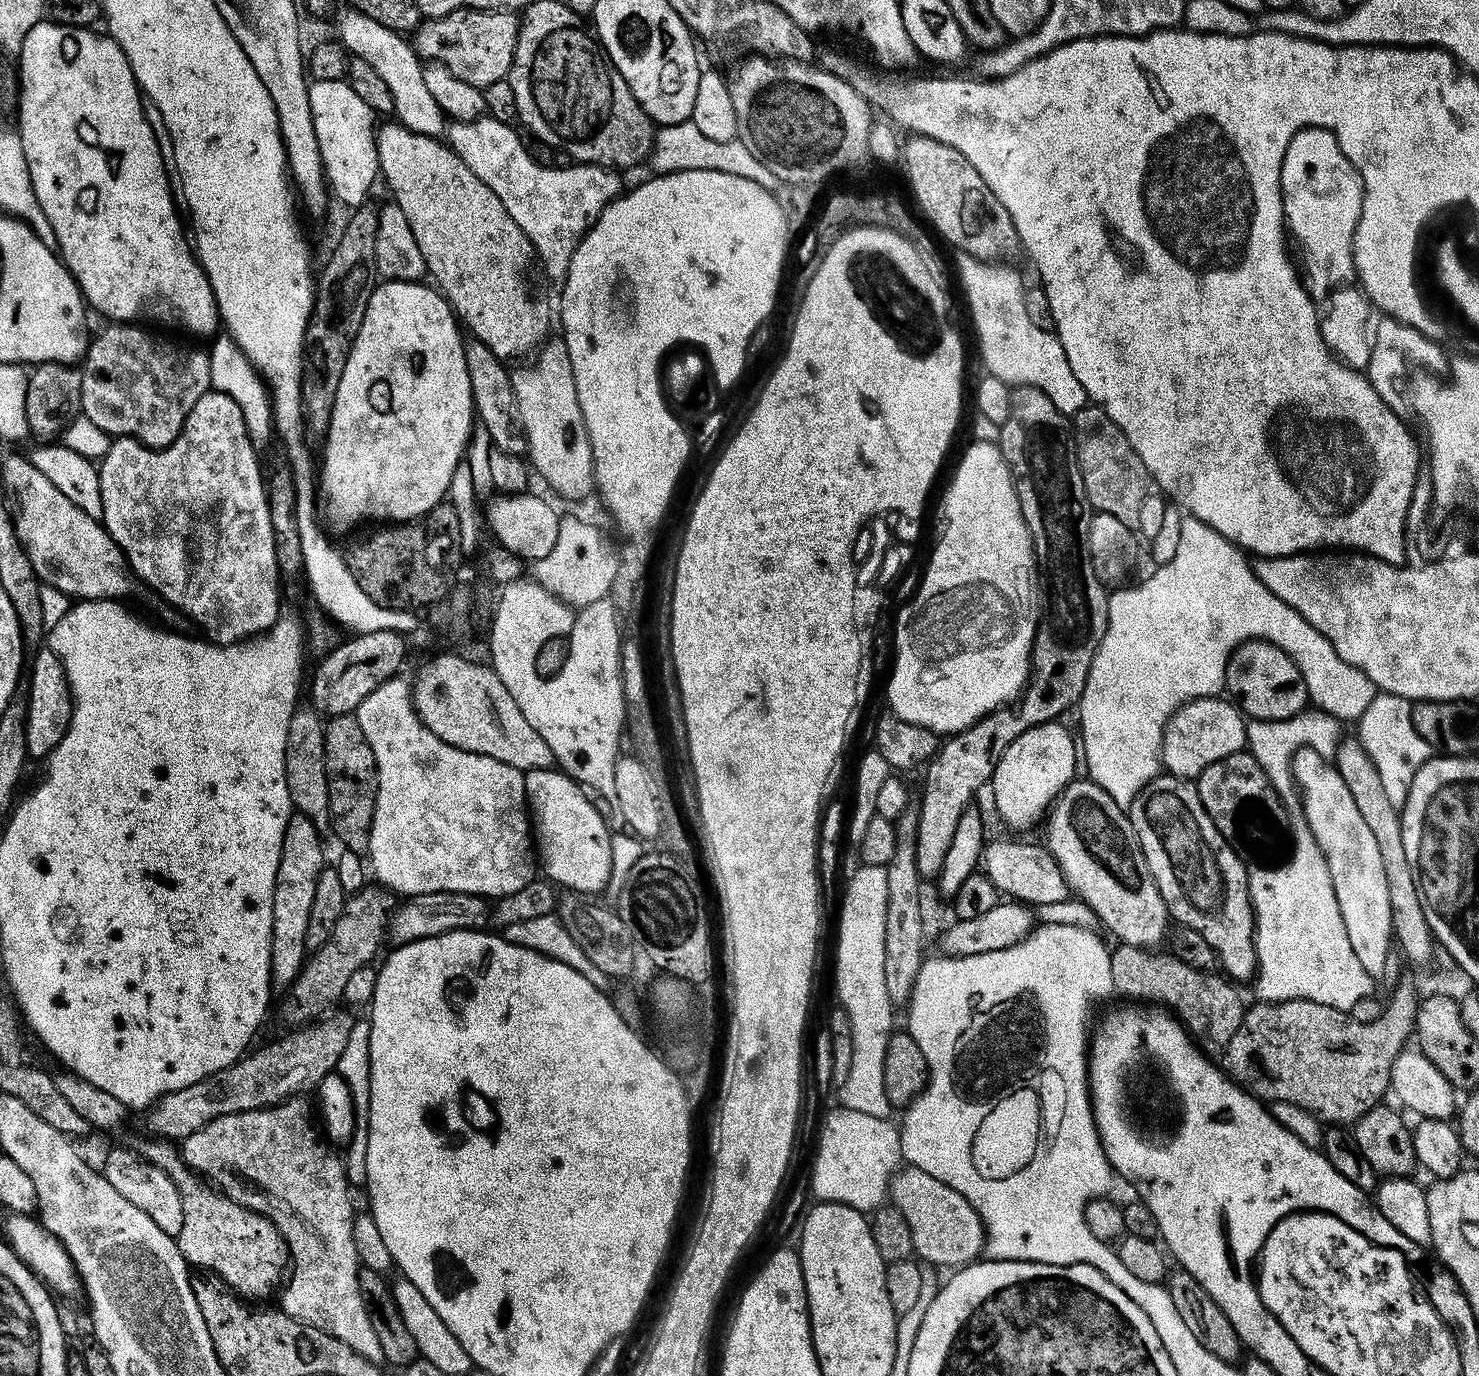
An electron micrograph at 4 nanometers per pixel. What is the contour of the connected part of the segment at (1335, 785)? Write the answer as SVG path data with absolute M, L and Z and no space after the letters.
M1313 748L1296 749L1292 754L1291 762L1292 777L1296 779L1298 798L1300 794L1300 800L1304 803L1302 820L1310 826L1328 863L1334 894L1338 898L1338 910L1342 914L1346 934L1350 934L1350 946L1354 946L1354 954L1358 957L1358 962L1362 962L1362 966L1373 978L1378 978L1383 974L1388 951L1394 947L1390 886L1386 882L1386 866L1382 862L1382 850L1378 846L1378 838L1374 838L1374 830L1366 826L1366 818L1362 818L1362 810L1358 810L1358 802L1354 802L1354 794L1346 790L1346 782L1342 782L1342 774L1335 763L1317 754Z

